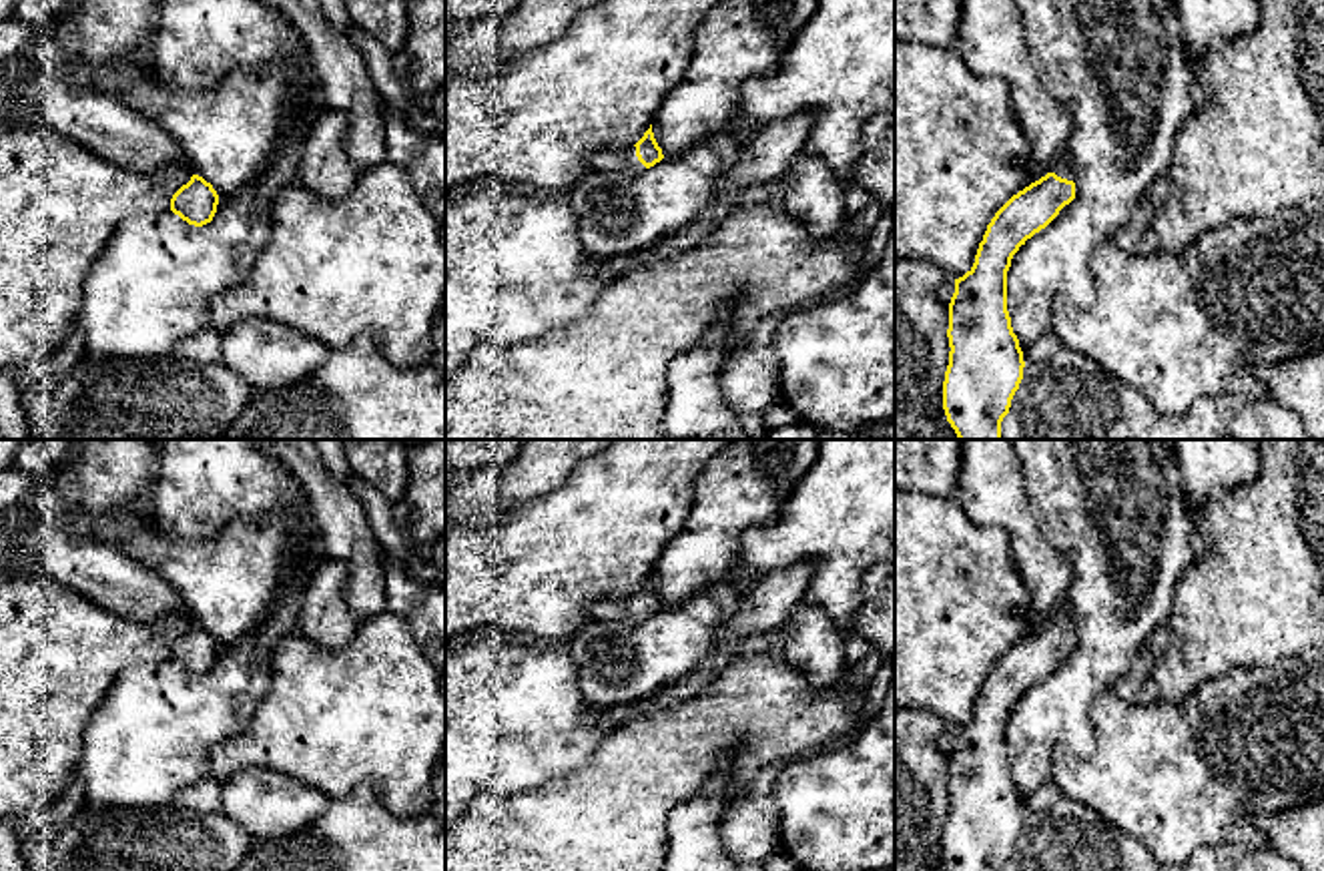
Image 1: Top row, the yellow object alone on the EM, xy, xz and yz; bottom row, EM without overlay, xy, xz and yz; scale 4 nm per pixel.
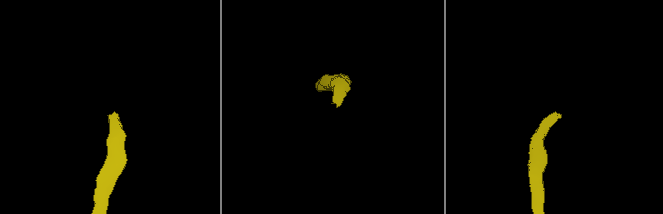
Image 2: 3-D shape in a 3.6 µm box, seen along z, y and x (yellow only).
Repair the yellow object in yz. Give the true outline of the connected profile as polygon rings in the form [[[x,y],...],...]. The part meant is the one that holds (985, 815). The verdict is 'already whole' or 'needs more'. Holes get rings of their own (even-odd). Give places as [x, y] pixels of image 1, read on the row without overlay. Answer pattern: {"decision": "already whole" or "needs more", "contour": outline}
{"decision": "needs more", "contour": [[[1069,606],[1013,644],[991,668],[973,716],[955,729],[949,753],[947,871],[1003,871],[1023,829],[1023,801],[1007,761],[1013,704],[1075,648]]]}

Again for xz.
{"decision": "needs more", "contour": [[[650,574],[644,586],[626,600],[592,600],[588,604],[588,616],[590,620],[610,620],[624,626],[636,626],[662,608],[662,598],[658,596]]]}

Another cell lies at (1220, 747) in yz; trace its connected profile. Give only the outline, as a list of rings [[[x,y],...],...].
[[[1324,642],[1310,644],[1272,666],[1236,668],[1206,680],[1182,702],[1127,702],[1113,692],[1091,702],[1095,751],[1077,759],[1057,751],[1051,781],[1063,797],[1093,809],[1107,823],[1141,841],[1164,863],[1186,863],[1206,845],[1268,847],[1256,825],[1262,813],[1292,811],[1324,799]]]

